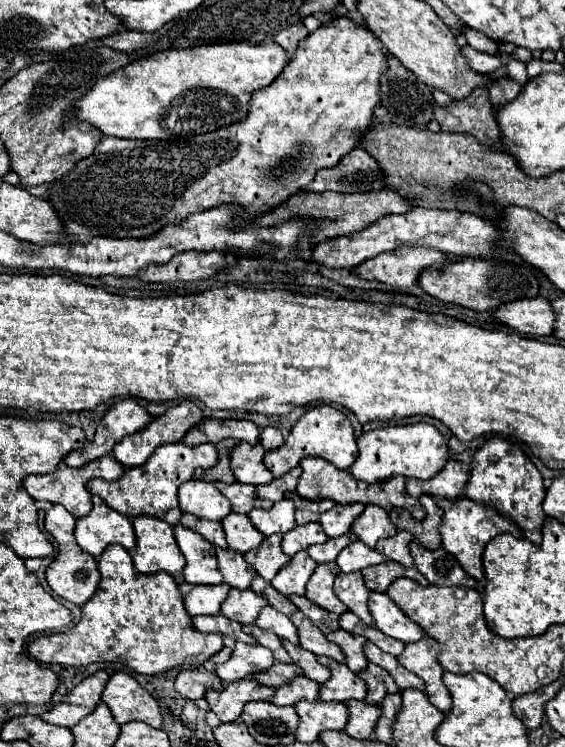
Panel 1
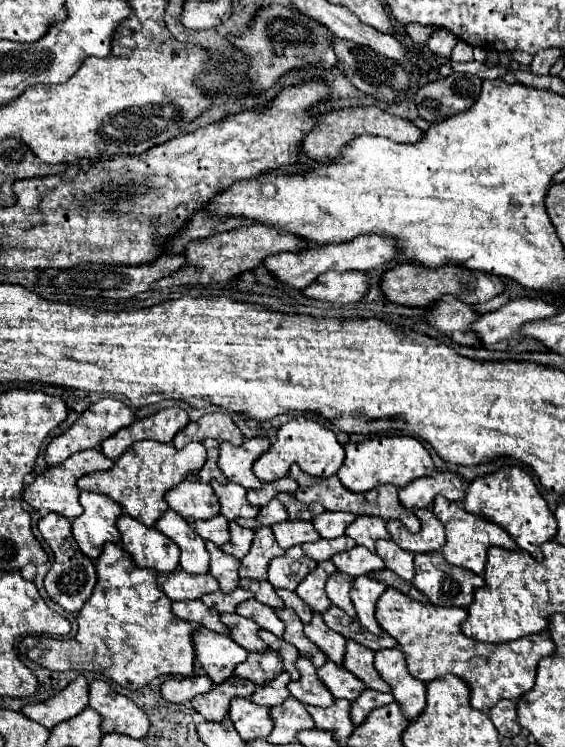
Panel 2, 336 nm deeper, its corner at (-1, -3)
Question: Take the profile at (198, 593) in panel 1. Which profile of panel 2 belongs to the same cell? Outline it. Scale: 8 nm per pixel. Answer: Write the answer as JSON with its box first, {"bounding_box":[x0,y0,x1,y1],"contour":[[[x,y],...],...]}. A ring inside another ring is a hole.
{"bounding_box":[162,569,218,601],"contour":[[[182,569],[172,571],[168,575],[168,581],[162,585],[162,591],[166,593],[166,597],[170,597],[172,601],[182,601],[182,599],[200,599],[206,593],[218,591],[218,581],[210,575],[190,575],[184,573]]]}

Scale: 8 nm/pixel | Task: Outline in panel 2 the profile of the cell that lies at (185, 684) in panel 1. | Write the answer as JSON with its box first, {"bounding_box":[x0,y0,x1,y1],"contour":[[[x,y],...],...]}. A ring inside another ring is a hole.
{"bounding_box":[160,675,212,703],"contour":[[[192,675],[192,677],[182,677],[182,679],[170,677],[160,685],[160,695],[172,703],[184,703],[184,701],[190,701],[194,695],[208,693],[210,689],[212,689],[212,681],[206,675],[202,677]]]}

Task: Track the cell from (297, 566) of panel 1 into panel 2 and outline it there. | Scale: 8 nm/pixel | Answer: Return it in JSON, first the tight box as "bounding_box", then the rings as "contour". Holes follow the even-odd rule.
{"bounding_box":[268,547,316,591],"contour":[[[300,547],[286,549],[284,555],[274,557],[268,567],[268,581],[276,589],[290,589],[294,591],[298,583],[312,571],[316,569],[316,563],[306,557],[306,553]]]}

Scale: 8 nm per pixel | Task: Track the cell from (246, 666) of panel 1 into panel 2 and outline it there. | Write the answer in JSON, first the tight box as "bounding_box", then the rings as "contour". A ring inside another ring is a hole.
{"bounding_box":[192,627,248,685],"contour":[[[204,627],[194,633],[192,641],[196,661],[216,685],[224,683],[232,675],[234,667],[248,657],[248,651],[234,643],[228,635],[218,635]]]}

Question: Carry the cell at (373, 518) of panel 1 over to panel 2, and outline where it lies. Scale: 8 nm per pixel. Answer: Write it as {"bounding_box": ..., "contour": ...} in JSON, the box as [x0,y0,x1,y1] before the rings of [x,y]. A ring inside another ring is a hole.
{"bounding_box":[346,515,390,551],"contour":[[[368,515],[356,517],[356,521],[348,525],[346,535],[370,551],[374,551],[374,543],[378,539],[390,539],[386,523],[380,517],[368,517]]]}

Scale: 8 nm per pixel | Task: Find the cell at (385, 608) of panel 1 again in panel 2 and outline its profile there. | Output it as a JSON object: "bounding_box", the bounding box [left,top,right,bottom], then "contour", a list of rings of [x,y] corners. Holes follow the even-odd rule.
{"bounding_box":[350,575,386,635],"contour":[[[362,575],[354,579],[354,587],[350,591],[350,599],[354,603],[360,625],[364,625],[370,633],[376,633],[376,635],[384,635],[384,631],[374,619],[374,607],[376,607],[378,597],[384,593],[384,589],[386,589],[384,581],[376,581]]]}

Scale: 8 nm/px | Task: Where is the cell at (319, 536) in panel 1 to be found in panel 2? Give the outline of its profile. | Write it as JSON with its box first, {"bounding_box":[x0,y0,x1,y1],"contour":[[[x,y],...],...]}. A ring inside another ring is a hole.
{"bounding_box":[272,521,320,549],"contour":[[[310,521],[276,523],[276,525],[272,525],[272,531],[274,531],[274,537],[282,549],[290,549],[294,545],[302,545],[302,543],[320,539],[318,531],[314,529],[314,525]]]}

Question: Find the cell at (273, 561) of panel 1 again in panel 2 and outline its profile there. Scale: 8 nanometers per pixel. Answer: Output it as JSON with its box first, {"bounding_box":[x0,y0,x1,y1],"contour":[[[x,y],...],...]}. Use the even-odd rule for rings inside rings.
{"bounding_box":[240,527,284,579],"contour":[[[260,527],[254,531],[254,541],[252,547],[248,551],[248,555],[242,559],[240,565],[240,577],[246,579],[266,579],[266,569],[268,563],[282,555],[284,551],[280,549],[280,545],[274,539],[274,533],[270,527]]]}

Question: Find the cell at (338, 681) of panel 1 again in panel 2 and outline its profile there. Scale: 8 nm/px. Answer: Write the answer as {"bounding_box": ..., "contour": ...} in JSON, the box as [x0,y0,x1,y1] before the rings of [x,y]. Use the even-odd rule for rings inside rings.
{"bounding_box":[288,657,334,707],"contour":[[[300,657],[296,661],[296,669],[300,671],[300,679],[288,683],[288,691],[294,699],[298,699],[304,705],[318,705],[318,707],[328,707],[334,703],[332,693],[318,679],[316,669],[312,667],[312,663],[308,659]]]}

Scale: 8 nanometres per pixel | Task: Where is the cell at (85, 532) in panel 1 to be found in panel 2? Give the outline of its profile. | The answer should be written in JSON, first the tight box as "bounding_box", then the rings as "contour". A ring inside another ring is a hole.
{"bounding_box":[72,493,122,559],"contour":[[[80,493],[80,505],[84,513],[72,521],[72,533],[82,553],[90,559],[98,559],[104,543],[120,543],[116,519],[122,509],[110,497],[102,493]]]}

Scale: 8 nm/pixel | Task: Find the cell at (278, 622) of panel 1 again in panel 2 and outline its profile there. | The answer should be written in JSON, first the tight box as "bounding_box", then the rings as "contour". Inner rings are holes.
{"bounding_box":[236,599,284,637],"contour":[[[248,599],[248,601],[240,603],[236,607],[236,613],[242,615],[242,617],[248,617],[252,621],[256,621],[262,629],[274,633],[276,637],[282,637],[282,633],[284,633],[284,623],[276,617],[274,609],[266,607],[264,603],[258,603],[256,599]]]}

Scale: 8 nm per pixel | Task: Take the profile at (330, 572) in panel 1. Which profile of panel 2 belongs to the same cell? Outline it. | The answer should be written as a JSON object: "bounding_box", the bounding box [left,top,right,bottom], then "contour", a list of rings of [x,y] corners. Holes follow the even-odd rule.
{"bounding_box":[296,561,336,613],"contour":[[[322,561],[318,563],[318,567],[308,573],[300,585],[296,587],[296,593],[310,605],[312,611],[316,613],[324,613],[332,603],[328,601],[326,597],[326,591],[324,591],[324,585],[326,585],[326,579],[330,577],[330,573],[336,571],[334,563],[332,561]]]}

